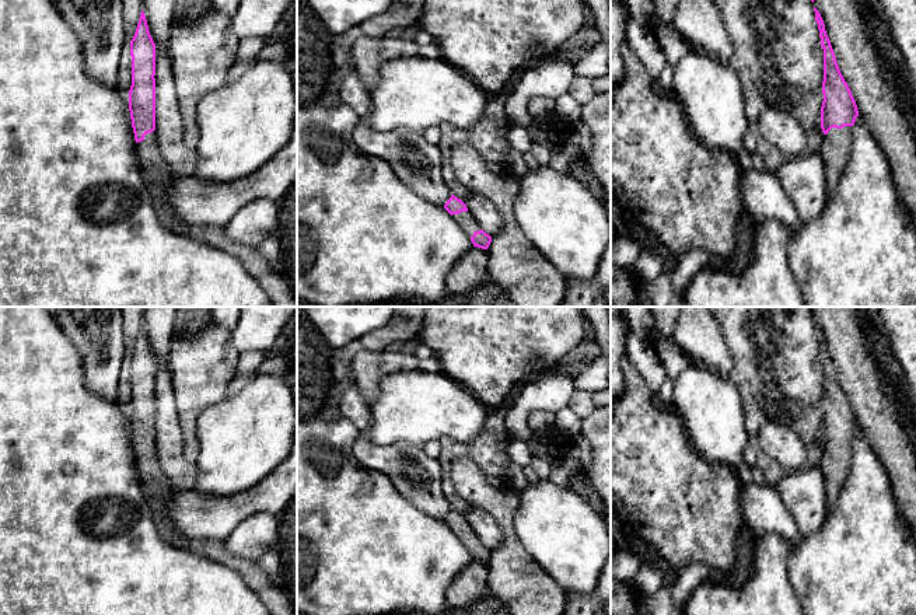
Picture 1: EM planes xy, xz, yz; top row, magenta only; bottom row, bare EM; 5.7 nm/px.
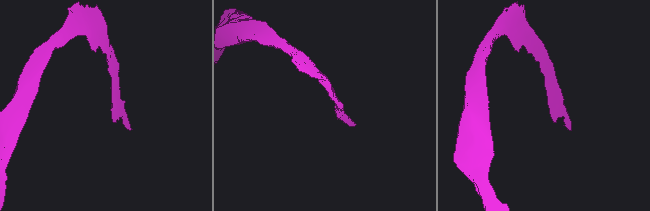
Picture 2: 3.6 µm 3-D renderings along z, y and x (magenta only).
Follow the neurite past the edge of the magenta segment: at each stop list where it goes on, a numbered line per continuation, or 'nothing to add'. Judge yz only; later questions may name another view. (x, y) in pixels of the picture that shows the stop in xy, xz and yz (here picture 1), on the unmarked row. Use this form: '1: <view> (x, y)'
1: yz (835, 464)

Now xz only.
1: xz (467, 535)

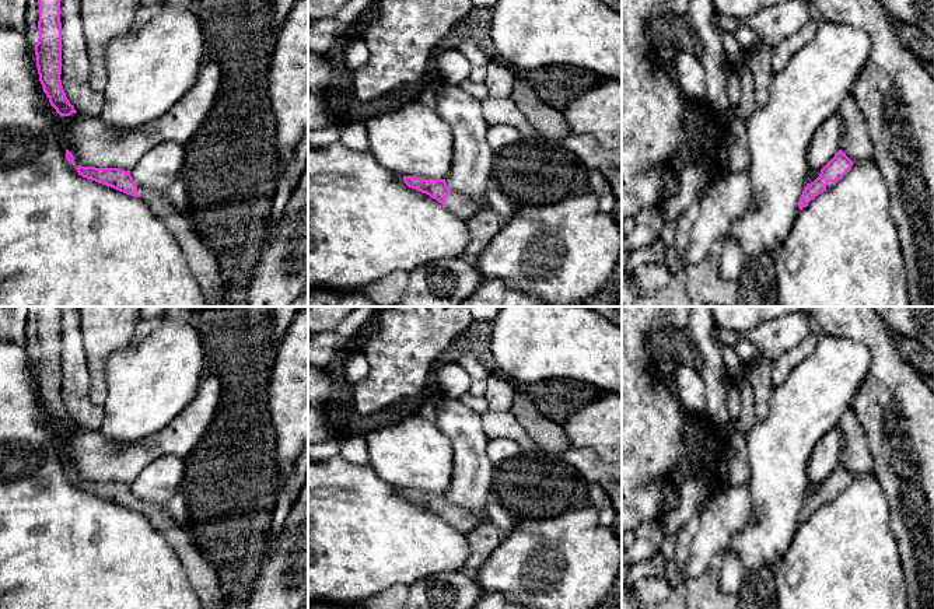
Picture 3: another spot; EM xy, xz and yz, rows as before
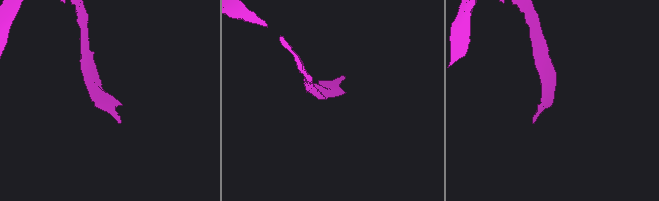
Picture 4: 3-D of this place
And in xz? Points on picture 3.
1: xz (465, 521)

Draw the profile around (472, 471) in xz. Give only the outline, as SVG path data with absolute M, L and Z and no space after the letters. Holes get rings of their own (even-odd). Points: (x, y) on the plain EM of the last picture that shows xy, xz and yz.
M444 398L434 406L434 424L448 437L454 448L452 482L445 491L448 501L471 511L487 522L486 501L492 490L494 463L486 445L480 413L459 399Z

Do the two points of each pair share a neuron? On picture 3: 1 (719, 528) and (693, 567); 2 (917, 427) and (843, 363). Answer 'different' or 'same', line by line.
1: same
2: different

